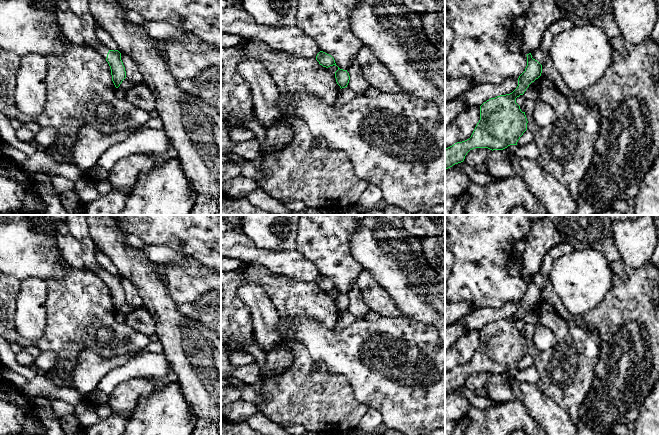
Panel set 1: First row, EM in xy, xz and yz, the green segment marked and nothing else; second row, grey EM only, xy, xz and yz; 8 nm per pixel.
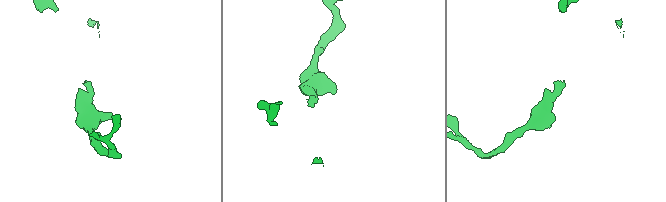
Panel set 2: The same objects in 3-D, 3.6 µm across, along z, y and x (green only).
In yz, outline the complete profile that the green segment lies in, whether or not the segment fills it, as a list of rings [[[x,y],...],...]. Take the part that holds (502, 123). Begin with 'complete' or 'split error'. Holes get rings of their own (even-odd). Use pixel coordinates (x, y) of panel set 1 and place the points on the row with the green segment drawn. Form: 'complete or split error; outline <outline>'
complete; outline [[[527,54],[527,66],[518,78],[517,88],[510,94],[491,98],[480,106],[480,120],[471,137],[445,149],[445,170],[464,161],[467,153],[475,148],[503,150],[517,145],[527,130],[527,118],[516,98],[523,95],[529,85],[542,73],[542,65]]]

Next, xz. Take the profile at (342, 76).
complete; outline [[[339,67],[338,70],[335,72],[335,78],[337,84],[340,86],[341,89],[347,87],[350,80],[350,76],[347,70],[340,69]]]

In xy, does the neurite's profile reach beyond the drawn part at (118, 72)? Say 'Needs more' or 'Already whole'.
Needs more

